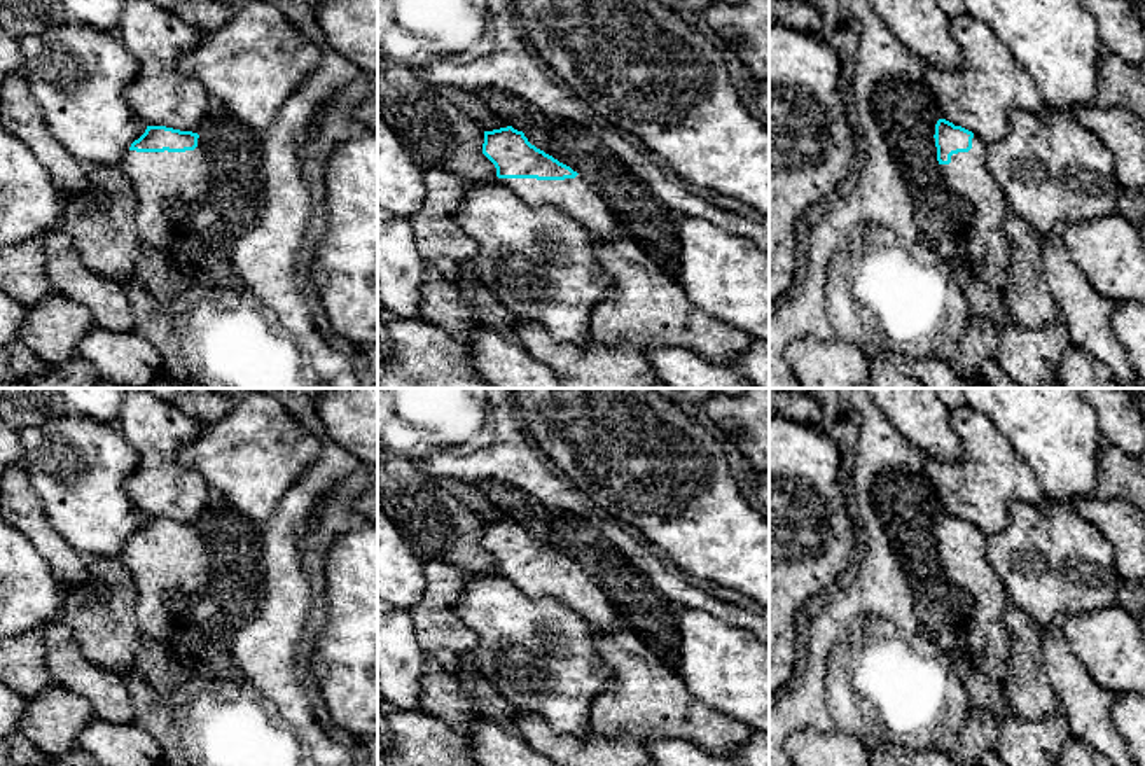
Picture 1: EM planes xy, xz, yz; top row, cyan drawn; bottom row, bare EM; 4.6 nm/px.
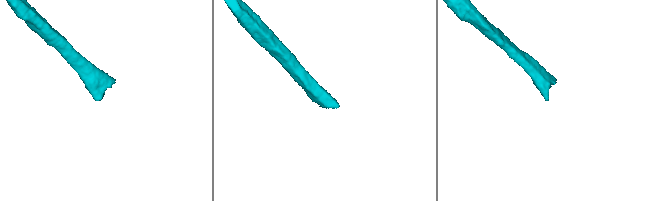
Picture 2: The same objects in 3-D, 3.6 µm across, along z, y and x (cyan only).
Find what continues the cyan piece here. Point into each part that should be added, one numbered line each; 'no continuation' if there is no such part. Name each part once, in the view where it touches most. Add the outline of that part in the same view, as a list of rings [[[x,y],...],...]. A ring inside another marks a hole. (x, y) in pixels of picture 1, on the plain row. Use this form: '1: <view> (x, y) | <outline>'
1: xy (158, 571) | [[[201,526],[198,530],[198,539],[185,544],[136,544],[128,540],[121,558],[126,563],[138,591],[136,617],[140,631],[166,649],[171,633],[171,619],[166,610],[168,596],[171,593],[198,593],[213,575],[213,568],[201,539]]]

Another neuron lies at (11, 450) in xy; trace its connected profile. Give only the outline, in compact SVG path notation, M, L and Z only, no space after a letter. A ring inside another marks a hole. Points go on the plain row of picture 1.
M0 418L0 470L10 463L21 463L23 460L23 444L19 434L5 425Z

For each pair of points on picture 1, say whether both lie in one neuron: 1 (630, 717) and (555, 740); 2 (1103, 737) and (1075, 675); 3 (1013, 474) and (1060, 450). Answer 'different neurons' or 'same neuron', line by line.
1: different neurons
2: same neuron
3: different neurons

